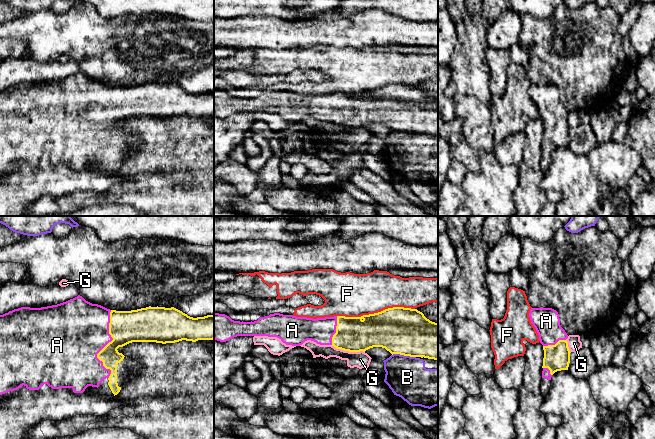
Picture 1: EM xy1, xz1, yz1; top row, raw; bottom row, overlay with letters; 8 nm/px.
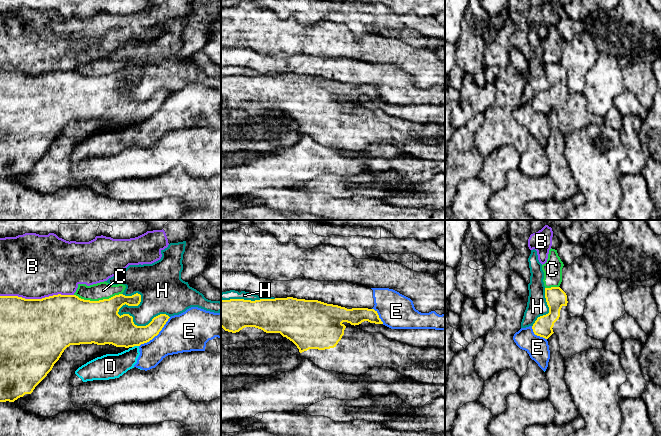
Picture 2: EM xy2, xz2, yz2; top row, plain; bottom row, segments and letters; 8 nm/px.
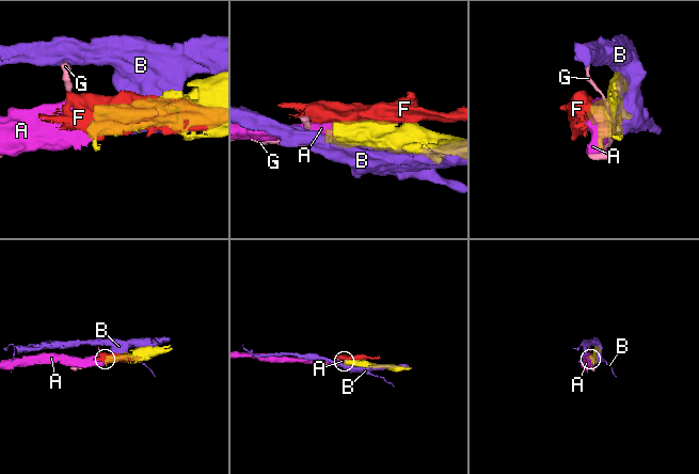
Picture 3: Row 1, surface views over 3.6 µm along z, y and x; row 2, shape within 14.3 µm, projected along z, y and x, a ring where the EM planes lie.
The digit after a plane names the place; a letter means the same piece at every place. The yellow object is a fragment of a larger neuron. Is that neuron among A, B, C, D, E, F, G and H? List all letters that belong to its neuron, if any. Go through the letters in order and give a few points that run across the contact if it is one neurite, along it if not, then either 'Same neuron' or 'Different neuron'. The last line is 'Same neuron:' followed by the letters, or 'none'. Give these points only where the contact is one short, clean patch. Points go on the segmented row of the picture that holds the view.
A: Same neuron
B: Different neuron
C: Different neuron
D: Different neuron
E: Different neuron
F: Different neuron
G: Line: xz1 (331, 345), (344, 350), (364, 352). Different neuron
H: Different neuron
Same neuron: A

